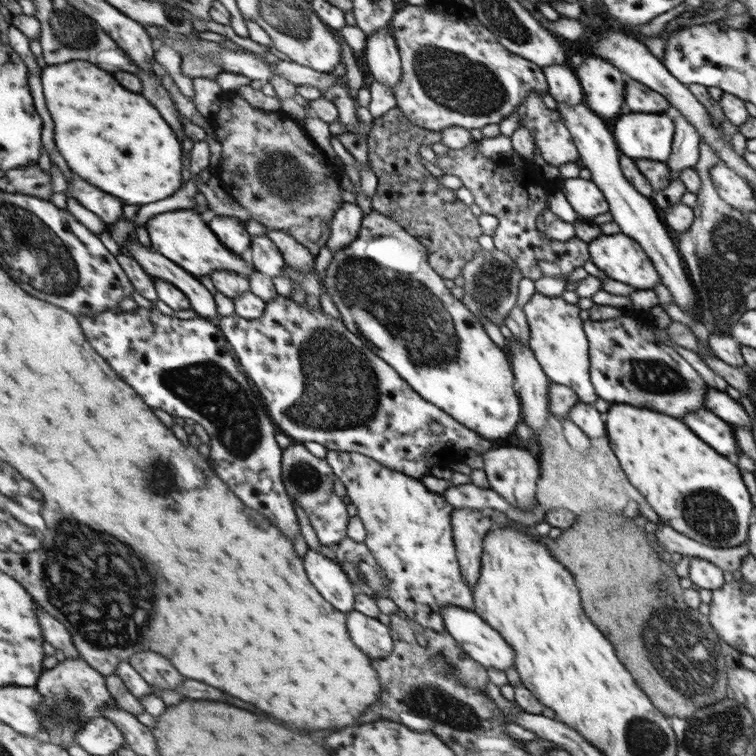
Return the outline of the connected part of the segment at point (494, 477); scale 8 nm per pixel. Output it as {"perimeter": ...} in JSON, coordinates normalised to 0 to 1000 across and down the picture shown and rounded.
{"perimeter":[[[655,589],[638,601],[640,608],[639,622],[643,626],[648,647],[669,659],[677,671],[701,673],[709,665],[709,647],[712,630],[717,630],[717,622],[712,622],[712,608],[698,598],[693,590]]]}

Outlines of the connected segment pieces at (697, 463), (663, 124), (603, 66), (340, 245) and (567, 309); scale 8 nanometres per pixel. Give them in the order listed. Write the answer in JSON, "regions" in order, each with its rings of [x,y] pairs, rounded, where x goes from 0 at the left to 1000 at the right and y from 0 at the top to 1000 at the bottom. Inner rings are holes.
{"regions":[[[[808,533],[799,549],[802,575],[831,635],[857,661],[876,692],[934,722],[968,725],[987,714],[992,696],[992,653],[976,619],[929,585],[902,556],[858,540]]],[[[832,148],[812,167],[812,184],[836,212],[854,209],[881,216],[892,196],[894,163],[878,149]]],[[[774,74],[769,86],[759,91],[772,122],[772,136],[796,156],[815,156],[823,151],[825,140],[825,106],[817,89],[791,74]]],[[[455,267],[455,271],[450,271],[450,276],[444,276],[443,291],[439,292],[439,312],[434,319],[439,336],[466,323],[475,312],[479,296],[479,276],[472,269]]],[[[712,386],[692,405],[701,435],[700,460],[706,466],[720,495],[728,505],[757,513],[767,530],[784,534],[792,522],[782,505],[779,450],[771,435],[772,426],[767,422],[767,410],[763,402],[751,401],[742,392],[728,394]]]]}

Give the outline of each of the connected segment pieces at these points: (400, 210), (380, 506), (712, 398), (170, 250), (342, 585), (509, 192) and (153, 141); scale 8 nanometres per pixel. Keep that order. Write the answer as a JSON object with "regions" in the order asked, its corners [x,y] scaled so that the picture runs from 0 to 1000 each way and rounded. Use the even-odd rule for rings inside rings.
{"regions":[[[[525,140],[505,153],[492,157],[485,180],[485,206],[488,222],[499,233],[500,249],[491,262],[493,278],[508,283],[534,299],[562,327],[569,337],[569,352],[586,368],[602,369],[612,361],[612,354],[632,336],[635,299],[616,270],[606,267],[601,254],[582,247],[578,235],[571,233],[556,214],[553,193],[570,193],[582,189],[582,173],[562,172],[549,167]]],[[[434,597],[430,607],[440,619],[446,632],[455,640],[463,667],[471,668],[474,685],[479,688],[484,700],[484,712],[480,718],[497,737],[508,761],[516,766],[516,772],[513,772],[516,791],[540,819],[560,831],[587,837],[590,835],[586,817],[589,803],[603,802],[627,808],[627,791],[619,770],[614,769],[614,762],[611,762],[606,730],[601,728],[603,722],[601,722],[602,712],[598,712],[598,706],[602,706],[602,702],[598,701],[598,683],[595,683],[601,671],[595,669],[582,652],[569,651],[561,643],[561,638],[548,635],[544,628],[519,622],[481,601]]],[[[939,513],[935,520],[935,532],[933,538],[942,546],[947,546],[955,556],[967,561],[971,566],[979,563],[984,569],[995,570],[995,553],[983,537],[968,528],[960,517],[952,517],[947,513]]],[[[233,278],[222,283],[212,283],[204,291],[198,291],[198,310],[204,317],[206,331],[214,336],[222,336],[237,352],[246,354],[262,368],[279,365],[283,358],[312,360],[317,365],[329,368],[340,358],[328,340],[320,340],[296,325],[296,320],[278,300],[275,286],[257,280],[257,278]]],[[[409,725],[402,735],[402,746],[407,765],[418,770],[418,780],[423,780],[423,786],[429,786],[429,791],[434,791],[444,807],[458,812],[470,807],[472,779],[447,745]]],[[[632,187],[619,190],[610,198],[594,197],[590,204],[579,204],[578,208],[577,221],[582,222],[587,231],[604,237],[607,246],[619,250],[640,283],[651,283],[659,288],[659,300],[651,312],[655,328],[680,344],[692,368],[708,372],[721,366],[751,366],[762,354],[782,345],[782,335],[778,336],[780,325],[772,325],[765,315],[759,315],[757,325],[738,325],[738,320],[720,319],[709,302],[712,284],[720,275],[725,275],[725,259],[728,251],[733,250],[728,246],[734,243],[714,235],[714,243],[709,243],[717,246],[714,251],[704,243],[698,243],[701,249],[690,249],[683,238],[685,233],[659,230],[656,214],[651,214],[634,201]]],[[[97,79],[58,90],[58,116],[63,140],[74,159],[74,183],[82,204],[93,220],[124,246],[153,257],[167,270],[201,270],[230,259],[241,249],[243,235],[243,193],[230,168],[212,151],[212,146],[188,124],[167,119],[151,98],[130,90],[116,79]]]]}

